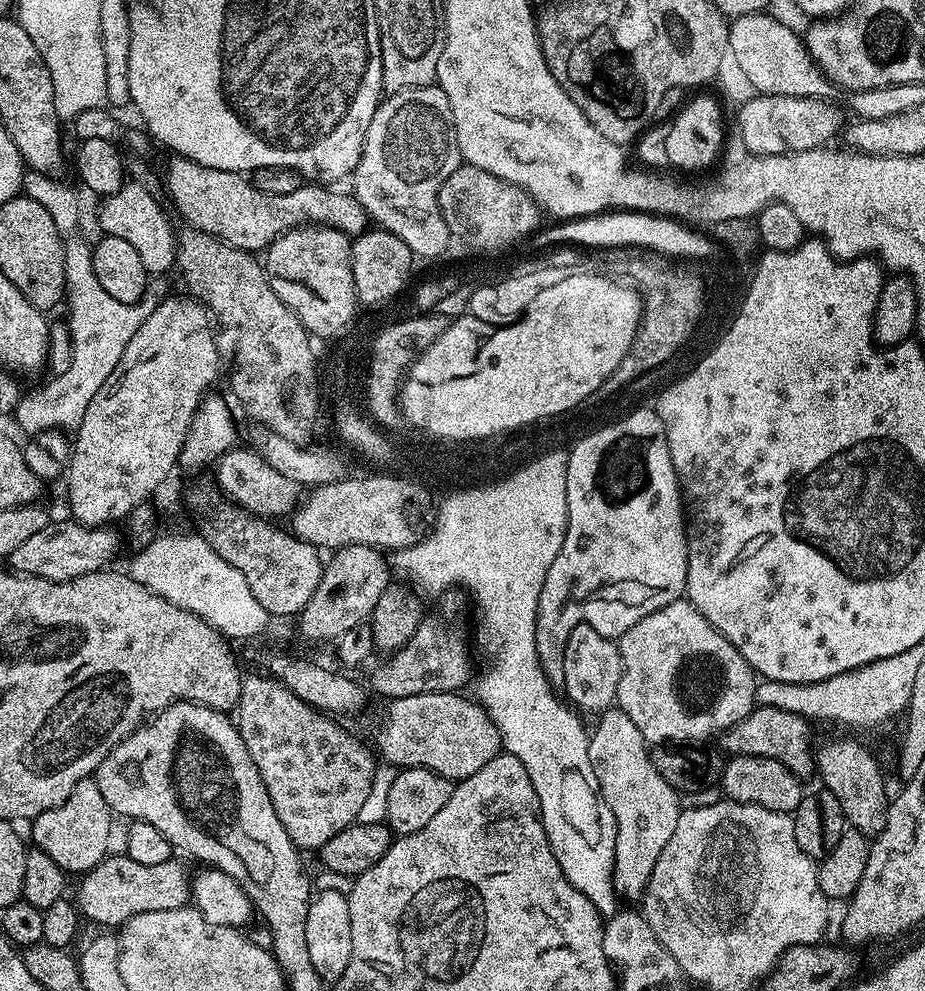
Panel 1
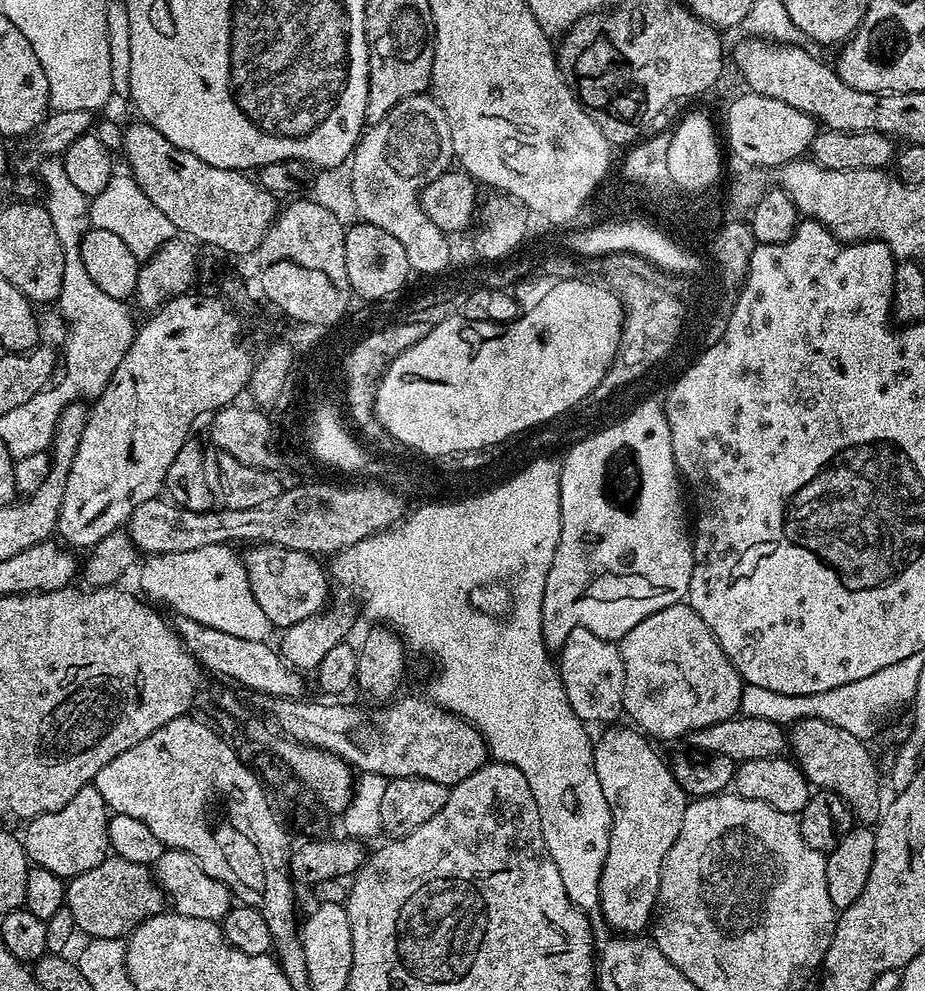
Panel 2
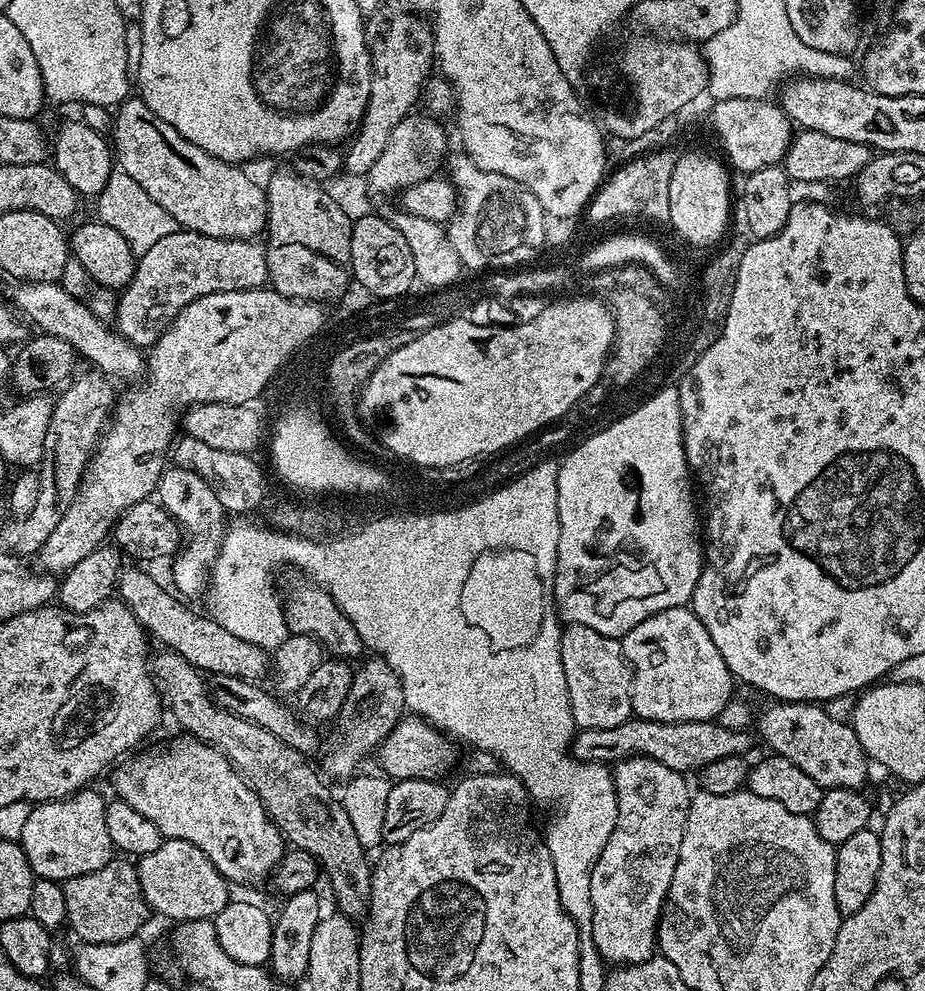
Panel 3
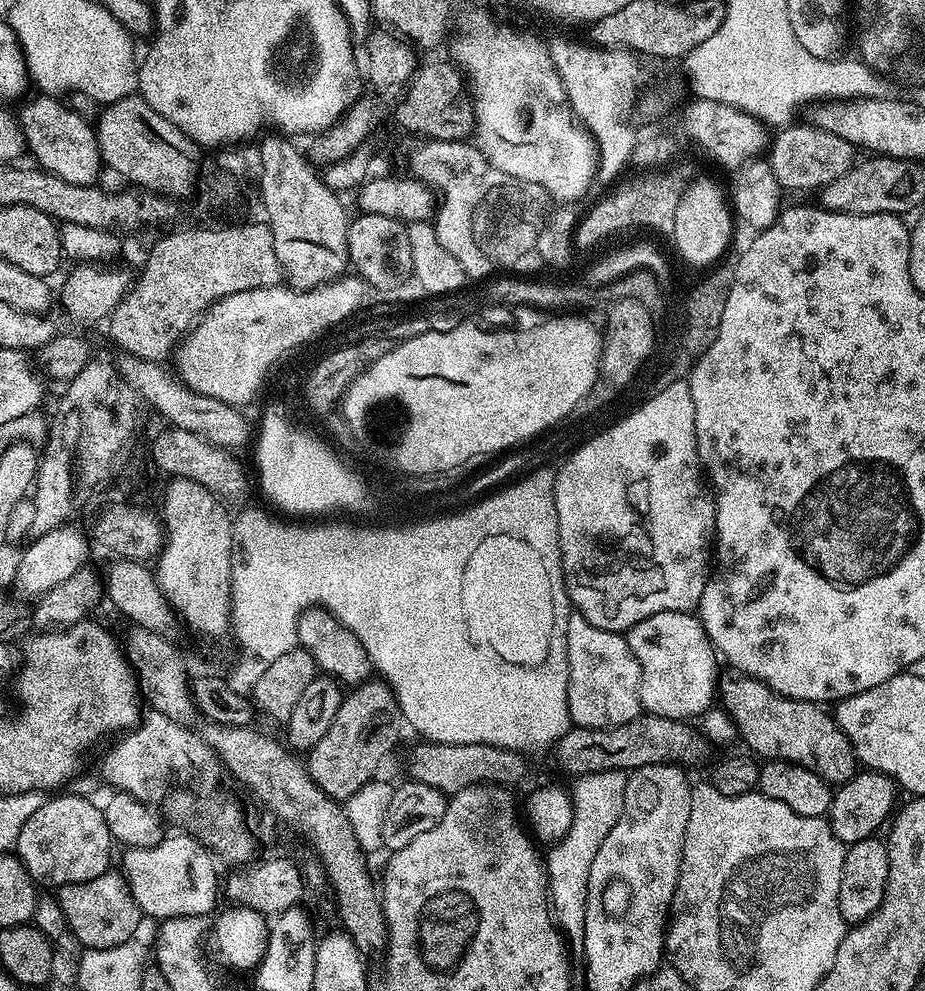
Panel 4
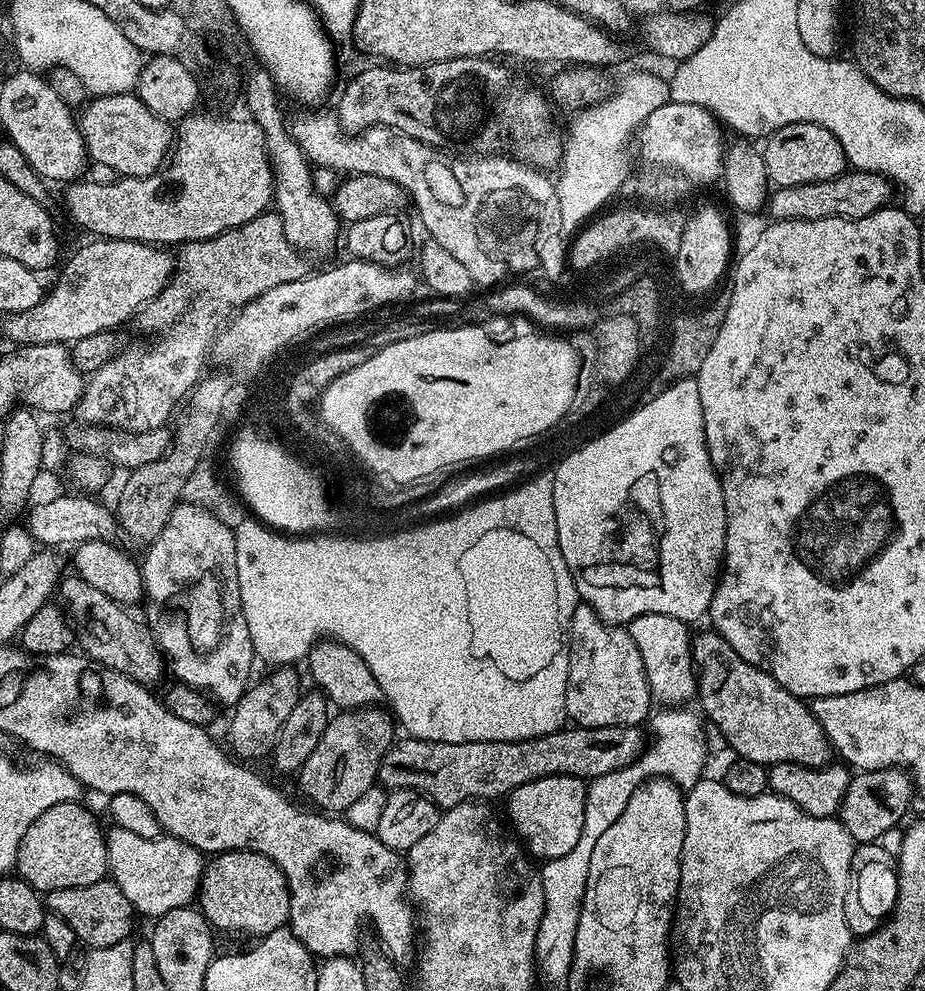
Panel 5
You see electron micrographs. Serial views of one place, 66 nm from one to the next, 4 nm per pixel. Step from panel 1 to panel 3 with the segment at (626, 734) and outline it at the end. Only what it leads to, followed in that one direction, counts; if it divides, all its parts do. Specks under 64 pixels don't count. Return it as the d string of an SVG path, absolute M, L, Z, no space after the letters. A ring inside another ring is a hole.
M627 756L616 761L611 774L616 791L616 825L610 834L610 842L602 846L602 854L598 854L598 862L594 862L594 870L590 874L590 944L601 961L623 966L641 964L657 951L656 927L660 924L660 909L664 907L674 878L678 846L682 846L693 793L688 792L688 784L684 781L687 779L681 773L670 770L670 766L662 766L662 762L654 762L654 758Z

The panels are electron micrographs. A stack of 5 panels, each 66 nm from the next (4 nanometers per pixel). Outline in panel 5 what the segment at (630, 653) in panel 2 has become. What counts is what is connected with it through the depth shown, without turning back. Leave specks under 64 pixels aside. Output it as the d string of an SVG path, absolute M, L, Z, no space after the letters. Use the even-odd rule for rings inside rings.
M642 614L627 625L634 646L638 646L638 654L642 654L642 666L646 670L652 699L664 706L684 706L691 696L693 699L697 695L698 672L692 662L693 637L688 636L688 628L685 621L666 614Z

